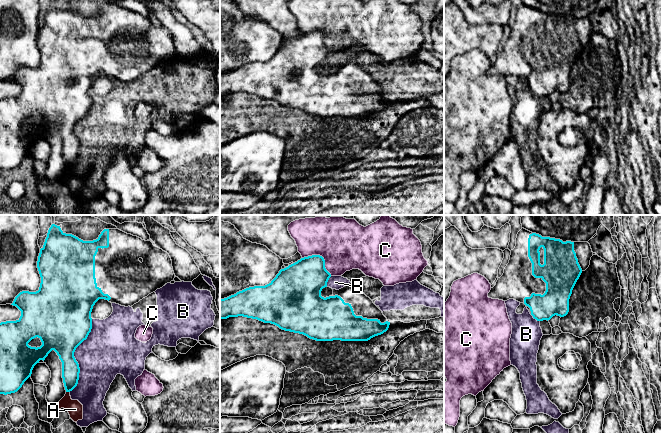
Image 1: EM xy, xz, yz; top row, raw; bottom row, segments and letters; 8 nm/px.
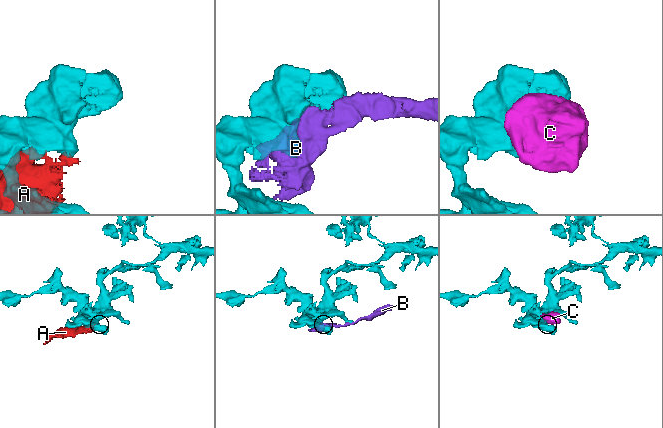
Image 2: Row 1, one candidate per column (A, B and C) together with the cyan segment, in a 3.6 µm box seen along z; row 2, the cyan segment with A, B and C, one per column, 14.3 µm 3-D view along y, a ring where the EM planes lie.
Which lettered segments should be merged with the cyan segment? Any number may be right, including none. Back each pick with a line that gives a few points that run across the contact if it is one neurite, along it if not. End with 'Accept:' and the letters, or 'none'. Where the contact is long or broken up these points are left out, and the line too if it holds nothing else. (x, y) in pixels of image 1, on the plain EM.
Accept: none

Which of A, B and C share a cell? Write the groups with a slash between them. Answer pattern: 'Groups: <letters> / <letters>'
Groups: A B / C

